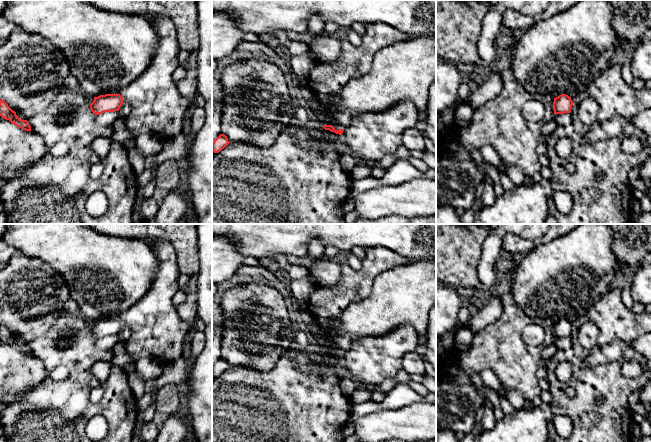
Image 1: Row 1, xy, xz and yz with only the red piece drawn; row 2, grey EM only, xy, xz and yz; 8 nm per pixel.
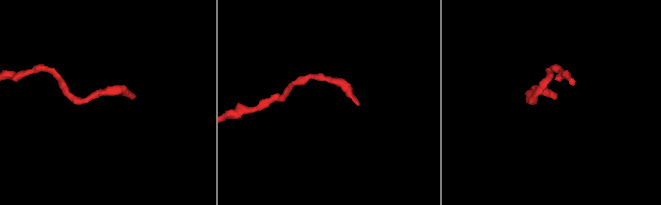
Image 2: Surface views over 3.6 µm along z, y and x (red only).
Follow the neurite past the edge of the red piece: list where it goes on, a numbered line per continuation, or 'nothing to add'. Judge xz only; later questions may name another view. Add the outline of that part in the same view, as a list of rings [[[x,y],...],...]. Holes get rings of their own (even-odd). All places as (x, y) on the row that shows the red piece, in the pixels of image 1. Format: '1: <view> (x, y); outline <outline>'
nothing to add

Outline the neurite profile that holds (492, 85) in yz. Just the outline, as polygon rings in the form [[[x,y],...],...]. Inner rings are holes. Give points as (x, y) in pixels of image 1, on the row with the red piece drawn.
[[[494,65],[485,68],[483,70],[483,76],[483,83],[473,87],[468,99],[473,110],[477,110],[490,100],[493,100],[503,89],[504,81],[501,66]]]

